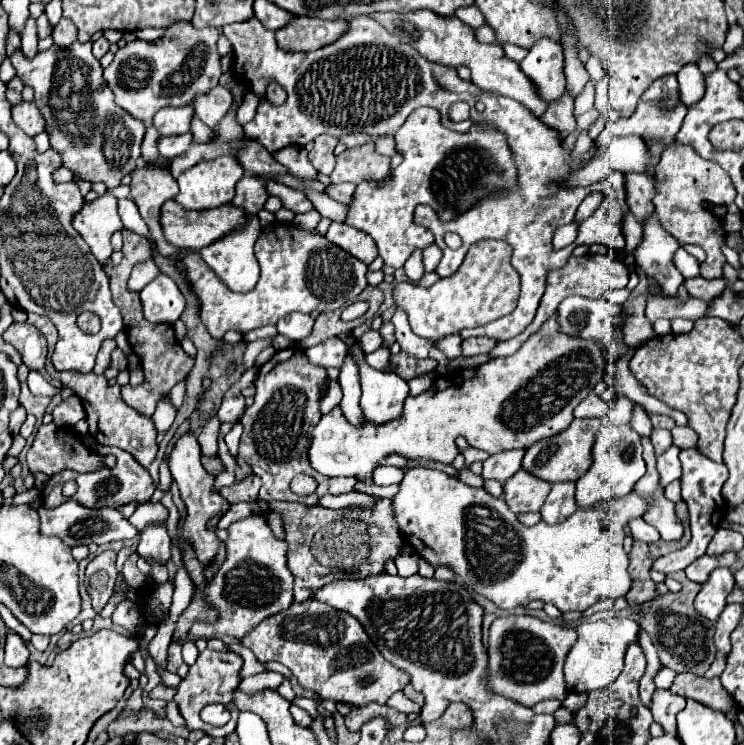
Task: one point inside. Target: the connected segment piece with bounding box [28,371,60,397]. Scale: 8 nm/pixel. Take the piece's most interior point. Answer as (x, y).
(38, 385)

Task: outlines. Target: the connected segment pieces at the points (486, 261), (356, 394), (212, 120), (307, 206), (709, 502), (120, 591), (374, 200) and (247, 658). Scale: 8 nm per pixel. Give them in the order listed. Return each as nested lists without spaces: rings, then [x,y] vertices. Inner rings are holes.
[[[480,241],[470,247],[464,263],[460,265],[460,269],[454,275],[440,279],[432,287],[420,287],[420,285],[408,281],[398,283],[393,291],[395,305],[402,307],[408,313],[410,327],[416,335],[420,335],[424,339],[432,339],[432,341],[440,341],[448,335],[458,335],[466,327],[478,327],[478,325],[486,325],[494,319],[500,319],[514,311],[516,299],[520,295],[520,279],[510,265],[510,255],[512,255],[512,249],[504,241]]]
[[[350,351],[346,353],[346,359],[340,369],[340,385],[343,391],[340,409],[346,415],[346,419],[350,419],[350,425],[360,425],[362,421],[366,421],[366,417],[360,407],[362,391],[360,391],[360,379],[358,379],[358,363],[350,355]]]
[[[218,85],[218,87],[210,89],[208,93],[196,95],[190,105],[192,105],[192,109],[194,109],[194,115],[196,115],[200,121],[204,121],[208,127],[214,129],[216,123],[226,115],[230,103],[232,103],[230,91]]]
[[[266,181],[266,189],[270,195],[276,195],[282,199],[282,205],[294,213],[306,213],[312,209],[312,203],[306,199],[304,193],[294,191],[282,183],[274,183],[274,181]]]
[[[684,449],[684,451],[680,451],[680,461],[682,461],[682,477],[680,477],[682,499],[686,501],[688,511],[690,511],[692,541],[684,549],[678,549],[674,553],[668,553],[668,555],[656,559],[654,571],[662,571],[666,575],[682,571],[692,561],[700,559],[706,553],[706,547],[708,547],[710,539],[718,531],[718,527],[722,523],[722,517],[726,515],[726,501],[722,499],[720,489],[722,489],[722,483],[728,479],[728,469],[722,463],[712,463],[710,459],[704,459],[704,455],[700,455],[696,449]]]
[[[119,573],[115,583],[114,593],[112,594],[112,597],[109,599],[104,609],[101,611],[100,615],[104,618],[111,617],[116,606],[124,599],[127,599],[126,595],[129,589],[129,585],[125,581],[122,574]]]
[[[422,107],[408,117],[394,139],[402,163],[384,187],[374,187],[368,181],[358,183],[346,217],[346,225],[366,231],[376,241],[384,265],[394,269],[402,267],[414,249],[424,249],[435,242],[429,230],[413,221],[416,205],[426,203],[438,211],[442,221],[450,221],[490,191],[516,187],[512,153],[496,131],[484,131],[482,125],[474,125],[468,133],[456,133],[440,123],[438,111]]]
[[[228,645],[228,649],[230,651],[234,651],[234,653],[238,653],[242,659],[244,659],[244,667],[242,667],[242,677],[250,677],[250,675],[256,675],[256,673],[264,673],[264,671],[268,671],[262,663],[258,663],[256,659],[254,659],[254,655],[246,649],[246,647],[242,647],[242,645],[238,645],[236,649],[232,647],[232,645]]]

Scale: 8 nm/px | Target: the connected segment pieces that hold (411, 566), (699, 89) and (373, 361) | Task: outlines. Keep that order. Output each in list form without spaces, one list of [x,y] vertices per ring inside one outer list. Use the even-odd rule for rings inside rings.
[[[406,545],[404,551],[400,551],[400,555],[396,557],[396,567],[400,577],[410,577],[418,573],[418,555],[410,545]]]
[[[694,63],[684,65],[682,71],[678,73],[680,99],[686,109],[704,97],[704,79],[696,79],[696,77],[700,77],[700,69]]]
[[[376,349],[374,353],[366,355],[366,363],[370,367],[376,367],[376,369],[386,369],[386,365],[390,363],[388,357],[390,357],[390,351],[388,349]]]

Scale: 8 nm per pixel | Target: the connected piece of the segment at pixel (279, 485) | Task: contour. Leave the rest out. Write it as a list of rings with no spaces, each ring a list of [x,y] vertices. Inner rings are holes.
[[[284,349],[276,351],[274,357],[258,369],[254,381],[256,395],[254,403],[246,407],[240,423],[244,425],[238,461],[246,461],[252,471],[262,479],[260,499],[264,501],[298,501],[304,505],[316,505],[318,499],[326,493],[340,495],[350,493],[356,485],[356,479],[346,477],[324,477],[312,471],[308,463],[308,443],[312,429],[320,421],[320,395],[326,385],[326,369],[312,365],[304,351]],[[304,473],[316,479],[318,487],[312,495],[300,497],[290,491],[290,481],[294,475]]]

